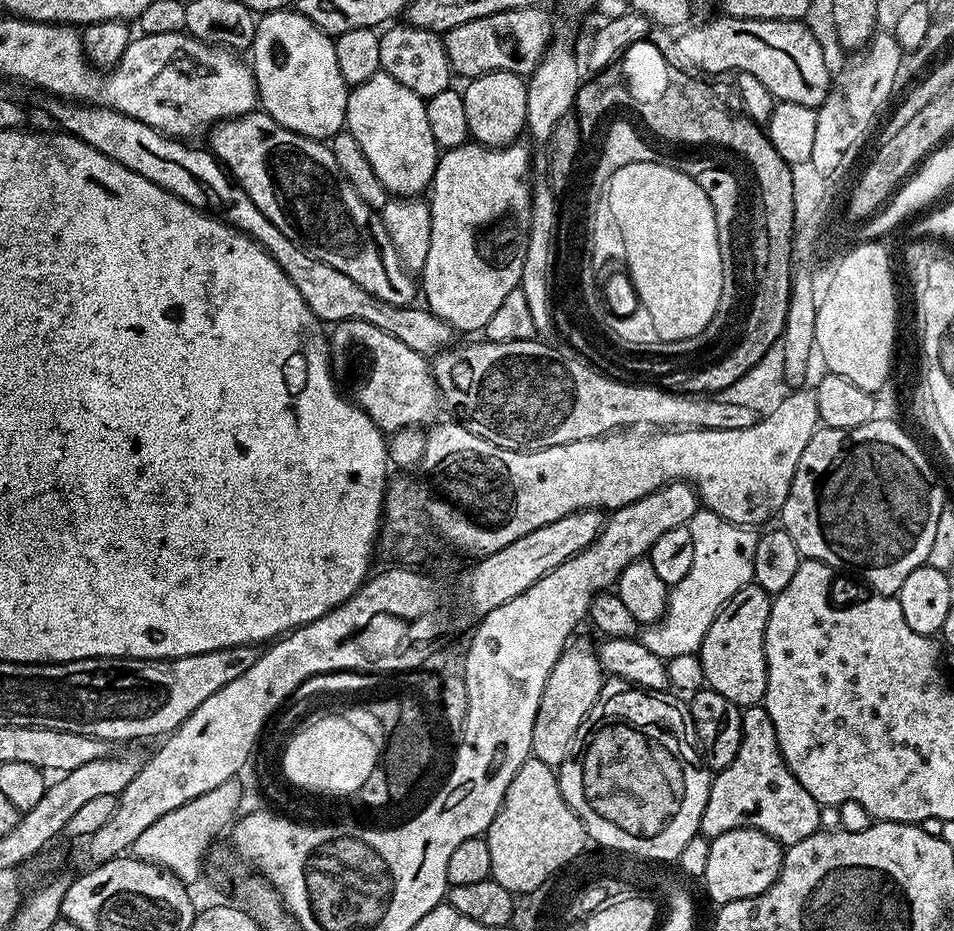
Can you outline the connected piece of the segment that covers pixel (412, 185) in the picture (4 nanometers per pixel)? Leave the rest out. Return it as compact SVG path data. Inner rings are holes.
M381 70L349 91L344 122L358 146L362 146L362 154L366 154L370 166L374 166L378 182L393 197L420 194L431 185L438 149L434 134L430 134L430 121L426 119L425 97L414 94L414 90Z

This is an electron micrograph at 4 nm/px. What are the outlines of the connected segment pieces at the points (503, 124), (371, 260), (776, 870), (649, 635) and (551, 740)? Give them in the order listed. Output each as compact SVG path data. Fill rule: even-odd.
M487 72L481 76L471 77L468 84L462 88L464 105L466 106L466 126L469 137L477 144L485 144L487 148L506 148L521 139L527 122L527 92L528 86L523 76L516 76L512 72Z
M253 110L233 120L221 120L211 129L210 151L246 195L306 254L342 270L382 302L411 305L417 299L418 284L400 260L398 250L383 220L374 214L338 170L331 147L323 140L286 130L263 110Z
M753 828L726 830L726 834L711 837L708 849L710 858L706 858L706 870L702 877L702 883L704 883L705 890L708 891L709 898L713 900L713 905L716 906L762 894L778 878L785 854L785 849L779 842L767 836L765 832L759 832Z
M697 510L687 525L690 538L694 538L694 563L682 582L671 585L668 604L659 623L645 627L644 636L642 632L644 648L665 662L678 654L699 653L702 638L706 638L710 622L718 618L718 610L722 610L738 590L753 583L755 574L754 552L758 536L751 527L732 524L707 510Z
M575 646L564 649L546 678L538 714L534 718L531 755L535 759L546 762L546 766L553 770L559 769L560 763L568 757L568 751L572 748L578 726L582 726L582 722L590 714L605 683L606 676L600 673L600 664L590 649Z

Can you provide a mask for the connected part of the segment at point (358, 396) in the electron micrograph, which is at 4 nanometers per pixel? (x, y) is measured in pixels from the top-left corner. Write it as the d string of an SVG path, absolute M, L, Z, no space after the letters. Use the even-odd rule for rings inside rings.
M361 320L340 321L330 332L330 359L333 373L340 375L341 372L348 383L347 395L380 427L381 432L391 434L399 428L431 425L437 419L436 411L442 408L442 397L432 377L431 363L421 353L398 342L398 338L386 334L386 330L378 330L378 326L370 326L370 322Z

